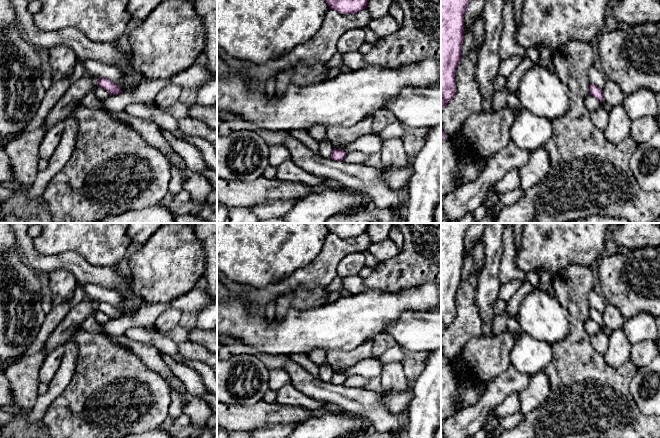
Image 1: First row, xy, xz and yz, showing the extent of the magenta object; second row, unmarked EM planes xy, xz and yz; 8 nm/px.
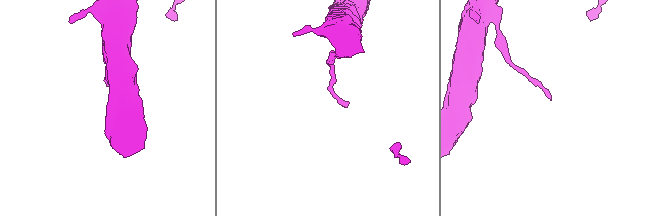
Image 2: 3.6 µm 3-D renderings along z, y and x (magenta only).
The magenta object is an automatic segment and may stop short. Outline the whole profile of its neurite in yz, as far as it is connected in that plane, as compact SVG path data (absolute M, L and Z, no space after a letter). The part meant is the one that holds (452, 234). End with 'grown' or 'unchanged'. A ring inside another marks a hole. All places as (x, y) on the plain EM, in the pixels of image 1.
M441 223L441 337L455 319L455 297L462 283L464 239L469 225L470 223Z | unchanged

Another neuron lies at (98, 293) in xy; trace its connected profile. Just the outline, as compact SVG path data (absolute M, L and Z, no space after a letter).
M78 282L78 287L84 289L86 296L91 297L98 302L107 302L116 309L120 309L121 306L121 296L118 292L114 290L109 290L100 286L93 284L81 284Z

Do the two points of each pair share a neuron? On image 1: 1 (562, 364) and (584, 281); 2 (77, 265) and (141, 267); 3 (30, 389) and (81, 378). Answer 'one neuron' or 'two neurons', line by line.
1: one neuron
2: two neurons
3: two neurons

